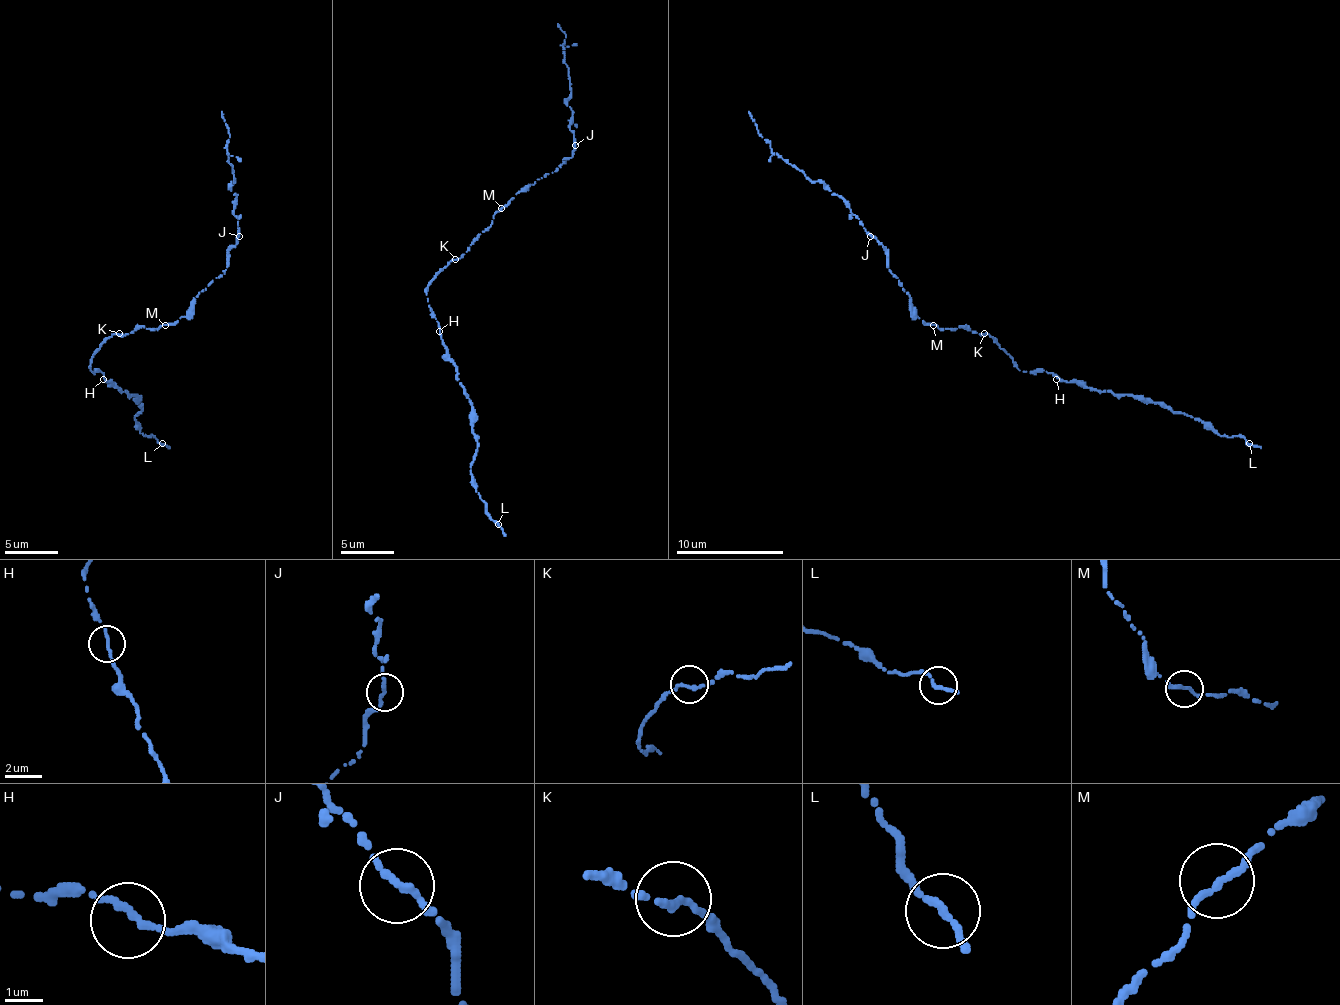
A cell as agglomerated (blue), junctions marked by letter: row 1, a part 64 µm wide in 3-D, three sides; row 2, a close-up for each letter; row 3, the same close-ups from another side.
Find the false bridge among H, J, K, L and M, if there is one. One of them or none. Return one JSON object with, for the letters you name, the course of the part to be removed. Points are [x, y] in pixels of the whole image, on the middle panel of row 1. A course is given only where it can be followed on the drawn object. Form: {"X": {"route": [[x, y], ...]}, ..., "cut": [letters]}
{"cut": []}

